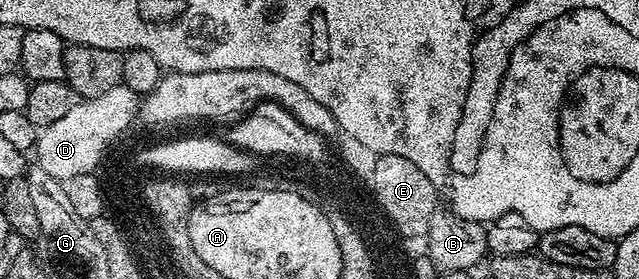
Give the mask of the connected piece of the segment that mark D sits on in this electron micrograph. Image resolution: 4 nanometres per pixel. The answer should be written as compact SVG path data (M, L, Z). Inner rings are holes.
M122 85L120 90L115 88L109 92L109 98L97 100L82 99L65 117L59 118L45 134L37 133L36 163L46 174L64 182L79 175L79 170L87 170L97 162L99 156L107 156L109 146L118 138L119 134L136 121L136 114L140 108L141 98L135 90ZM129 94L131 96L131 110L129 110Z

